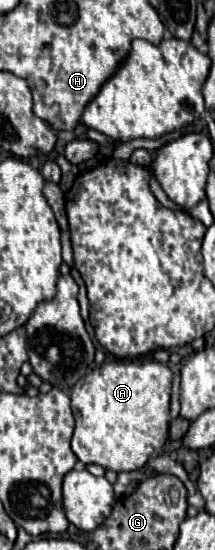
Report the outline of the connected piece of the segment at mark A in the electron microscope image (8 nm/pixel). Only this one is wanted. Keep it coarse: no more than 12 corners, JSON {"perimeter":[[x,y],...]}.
{"perimeter":[[110,361],[72,389],[72,451],[142,469],[170,421],[172,371]]}

